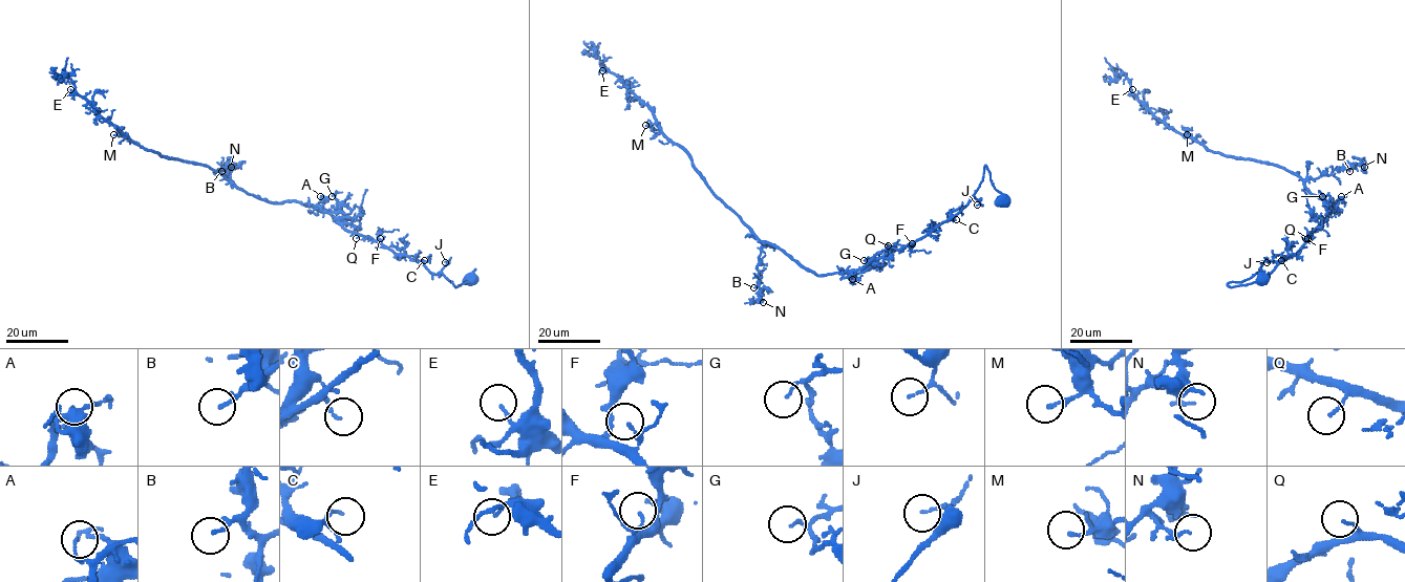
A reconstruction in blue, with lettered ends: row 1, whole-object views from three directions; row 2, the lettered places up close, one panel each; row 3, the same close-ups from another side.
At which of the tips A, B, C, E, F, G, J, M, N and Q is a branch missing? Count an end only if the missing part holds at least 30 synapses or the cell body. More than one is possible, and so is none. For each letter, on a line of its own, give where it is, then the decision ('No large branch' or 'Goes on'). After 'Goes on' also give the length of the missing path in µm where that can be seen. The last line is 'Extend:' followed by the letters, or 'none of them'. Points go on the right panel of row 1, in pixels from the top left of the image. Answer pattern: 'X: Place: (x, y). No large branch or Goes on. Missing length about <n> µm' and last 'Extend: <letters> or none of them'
A: Place: (1341, 196). No large branch
B: Place: (1349, 171). No large branch
C: Place: (1281, 260). No large branch
E: Place: (1132, 89). No large branch
F: Place: (1305, 238). No large branch
G: Place: (1322, 196). No large branch
J: Place: (1267, 262). No large branch
M: Place: (1187, 134). No large branch
N: Place: (1364, 167). No large branch
Q: Place: (1307, 238). No large branch
Extend: none of them

